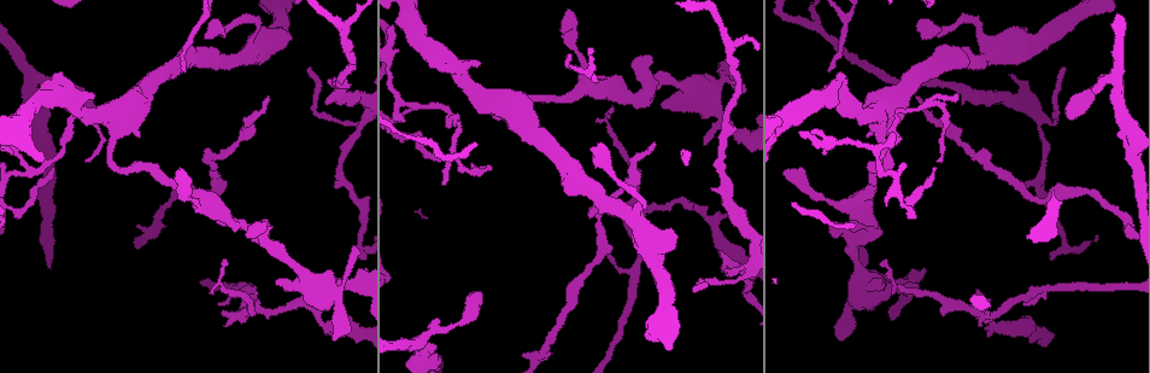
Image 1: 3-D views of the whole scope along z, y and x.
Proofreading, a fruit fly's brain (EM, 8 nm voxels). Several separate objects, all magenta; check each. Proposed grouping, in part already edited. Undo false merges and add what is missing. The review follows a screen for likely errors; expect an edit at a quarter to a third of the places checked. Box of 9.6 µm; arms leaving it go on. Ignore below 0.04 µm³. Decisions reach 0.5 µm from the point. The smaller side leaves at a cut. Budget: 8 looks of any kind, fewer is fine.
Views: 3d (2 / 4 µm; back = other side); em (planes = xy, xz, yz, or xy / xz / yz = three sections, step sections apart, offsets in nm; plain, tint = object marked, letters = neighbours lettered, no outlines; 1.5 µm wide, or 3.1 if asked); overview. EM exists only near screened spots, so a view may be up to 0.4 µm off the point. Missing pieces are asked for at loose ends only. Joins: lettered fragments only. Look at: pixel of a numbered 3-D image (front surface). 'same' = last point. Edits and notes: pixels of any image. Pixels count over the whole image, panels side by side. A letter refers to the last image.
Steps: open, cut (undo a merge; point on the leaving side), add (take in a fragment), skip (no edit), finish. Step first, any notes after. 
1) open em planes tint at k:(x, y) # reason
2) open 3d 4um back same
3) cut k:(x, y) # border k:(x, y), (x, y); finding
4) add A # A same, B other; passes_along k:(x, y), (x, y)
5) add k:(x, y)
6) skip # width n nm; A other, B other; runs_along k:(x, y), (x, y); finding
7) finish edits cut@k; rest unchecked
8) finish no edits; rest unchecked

open em xz step 8 tint at 1:(360, 246) # sharp bend

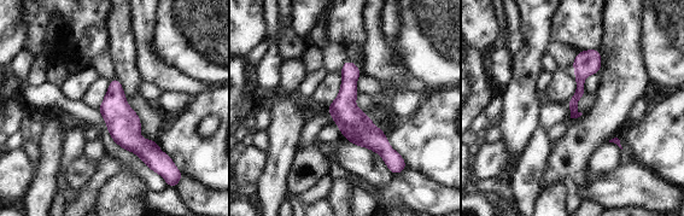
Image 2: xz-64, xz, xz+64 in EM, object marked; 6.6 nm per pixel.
open em planes letters same # cut it another way

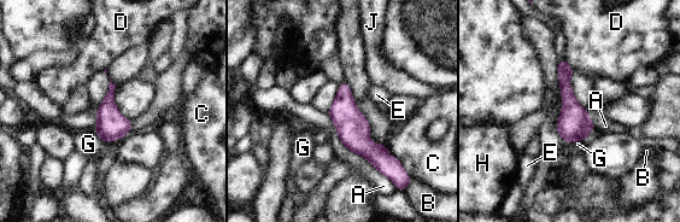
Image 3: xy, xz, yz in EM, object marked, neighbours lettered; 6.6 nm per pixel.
skip # A other, B other, C other, D other, E other, G other, H other, J other; runs_along 3:(344, 86), (353, 134), (387, 170); one neuron here

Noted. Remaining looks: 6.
open em xz step 8 letters at 1:(864, 248) # tapers out

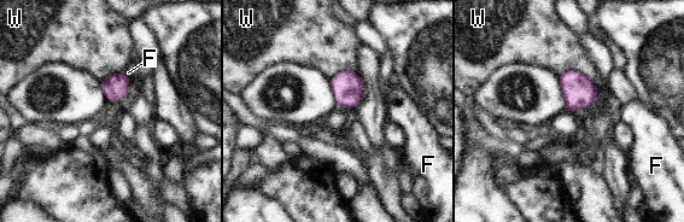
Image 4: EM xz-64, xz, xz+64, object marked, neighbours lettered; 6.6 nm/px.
open em planes letters same # another direction

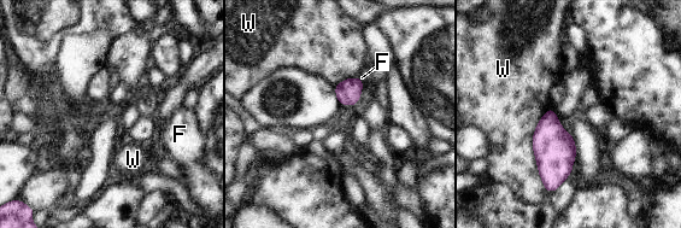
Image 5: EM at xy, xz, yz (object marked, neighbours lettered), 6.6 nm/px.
skip # F other, W other; border 5:(550, 106), (533, 134), (549, 193); no lettered fragment goes on from it

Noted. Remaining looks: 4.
open em planes letters at 1:(269, 98) # free end

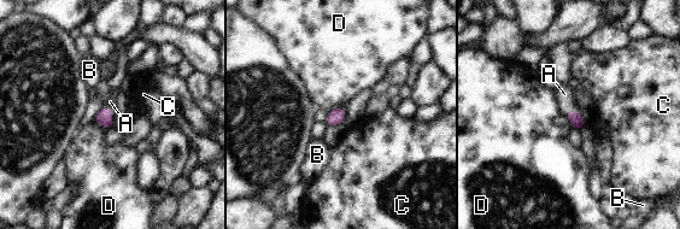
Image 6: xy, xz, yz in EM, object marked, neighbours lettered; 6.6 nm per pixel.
add A # A same, B other, C other, D other; passes_along 6:(574, 117), (572, 110), (564, 94); the neuron continues

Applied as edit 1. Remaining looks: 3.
finish edits add@6; rest unchecked

